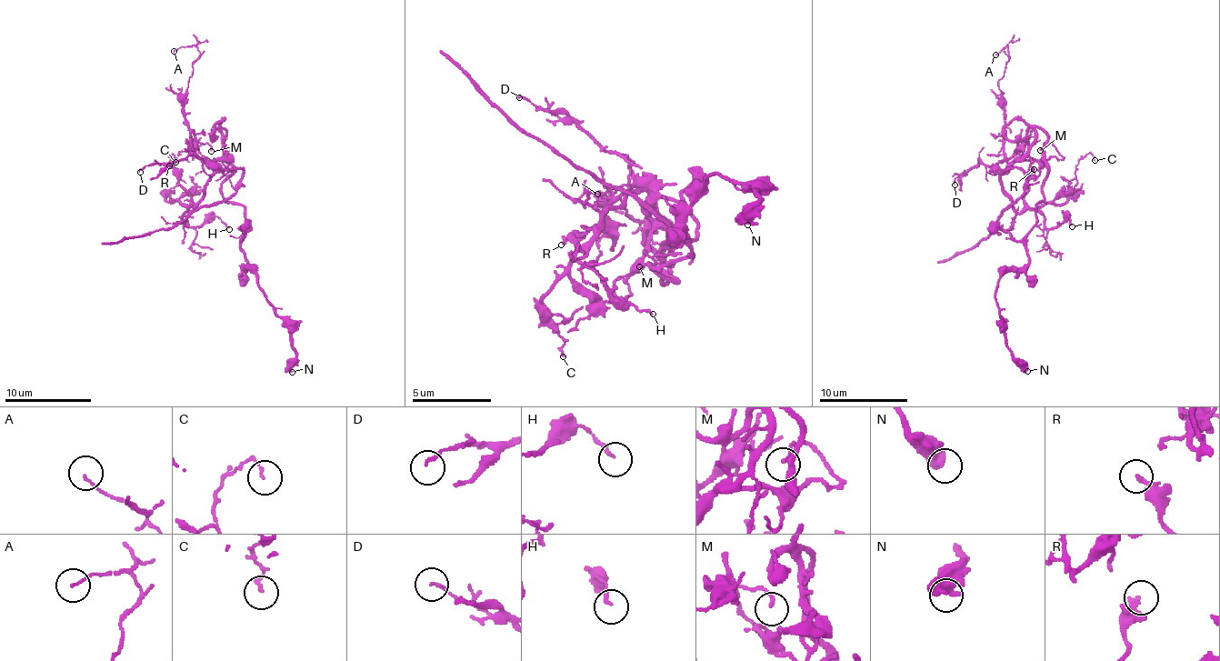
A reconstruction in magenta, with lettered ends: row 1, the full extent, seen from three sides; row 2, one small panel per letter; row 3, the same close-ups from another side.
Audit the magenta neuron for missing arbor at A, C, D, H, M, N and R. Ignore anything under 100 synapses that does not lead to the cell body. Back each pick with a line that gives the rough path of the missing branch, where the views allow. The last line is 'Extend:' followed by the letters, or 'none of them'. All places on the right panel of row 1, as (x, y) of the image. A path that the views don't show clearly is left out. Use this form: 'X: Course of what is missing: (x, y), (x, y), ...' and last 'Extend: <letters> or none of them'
Extend: none of them

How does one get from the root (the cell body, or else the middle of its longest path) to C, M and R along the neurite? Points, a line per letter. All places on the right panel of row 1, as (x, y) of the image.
C: (1044, 162), (1038, 129), (1000, 176), (1020, 211), (1060, 205), (1075, 165), (1094, 160)
M: (1044, 162), (1047, 136), (1041, 129), (1030, 152), (1019, 158), (1063, 157), (1050, 143), (1044, 142), (1040, 150)
R: (1044, 162), (1047, 136), (1038, 129), (1030, 152), (1000, 176), (1005, 195), (1020, 211), (1034, 169)

